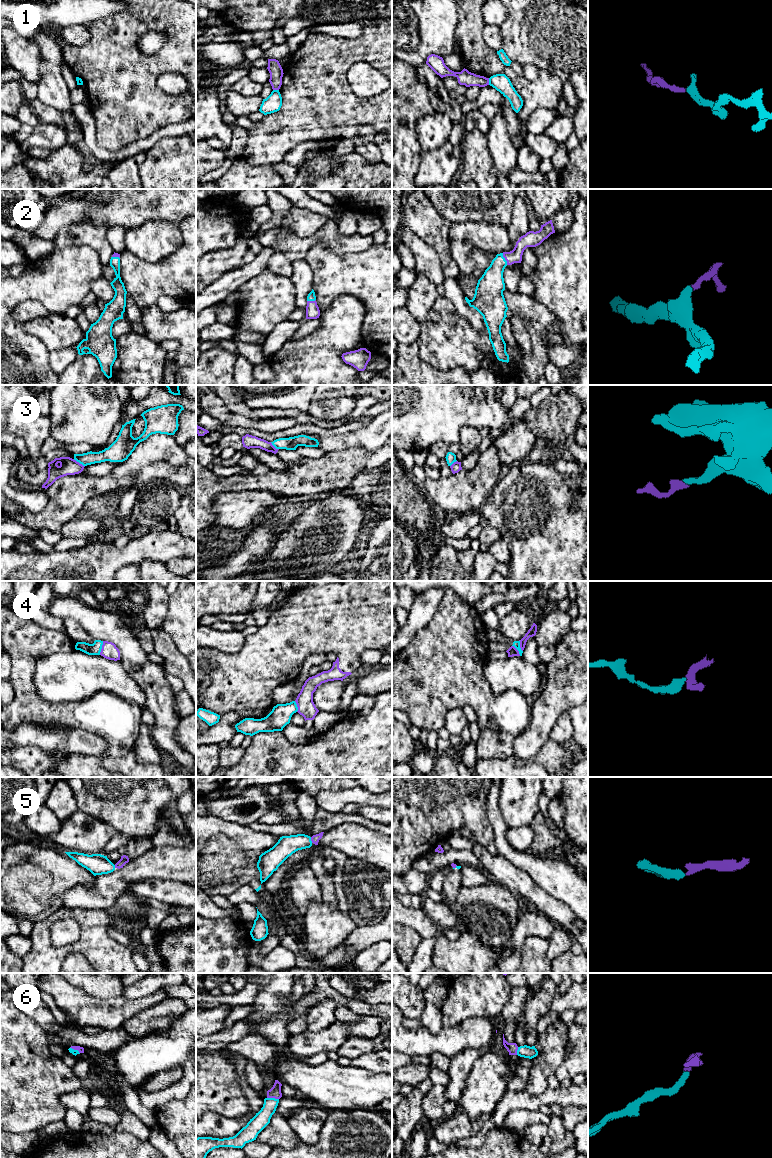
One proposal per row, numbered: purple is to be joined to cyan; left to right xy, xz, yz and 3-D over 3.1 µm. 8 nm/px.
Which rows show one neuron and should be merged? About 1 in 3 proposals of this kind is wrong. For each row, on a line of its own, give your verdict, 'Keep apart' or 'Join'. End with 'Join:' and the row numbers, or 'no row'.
1: Keep apart
2: Join
3: Keep apart
4: Keep apart
5: Join
6: Join
Join: 2, 5, 6

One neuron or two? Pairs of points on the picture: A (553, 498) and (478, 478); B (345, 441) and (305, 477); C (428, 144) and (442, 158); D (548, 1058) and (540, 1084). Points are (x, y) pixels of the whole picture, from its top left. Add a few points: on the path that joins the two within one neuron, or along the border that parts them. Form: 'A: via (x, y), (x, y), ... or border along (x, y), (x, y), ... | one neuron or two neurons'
A: border along (499, 480), (483, 502) | two neurons
B: border along (358, 445), (326, 453) | two neurons
C: border along (447, 140), (435, 149), (430, 151), (422, 150) | two neurons
D: via (545, 1064), (540, 1071), (540, 1078) | one neuron

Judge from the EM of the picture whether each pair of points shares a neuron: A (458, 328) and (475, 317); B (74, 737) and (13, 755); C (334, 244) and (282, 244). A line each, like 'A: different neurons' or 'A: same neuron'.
A: different neurons
B: different neurons
C: same neuron

